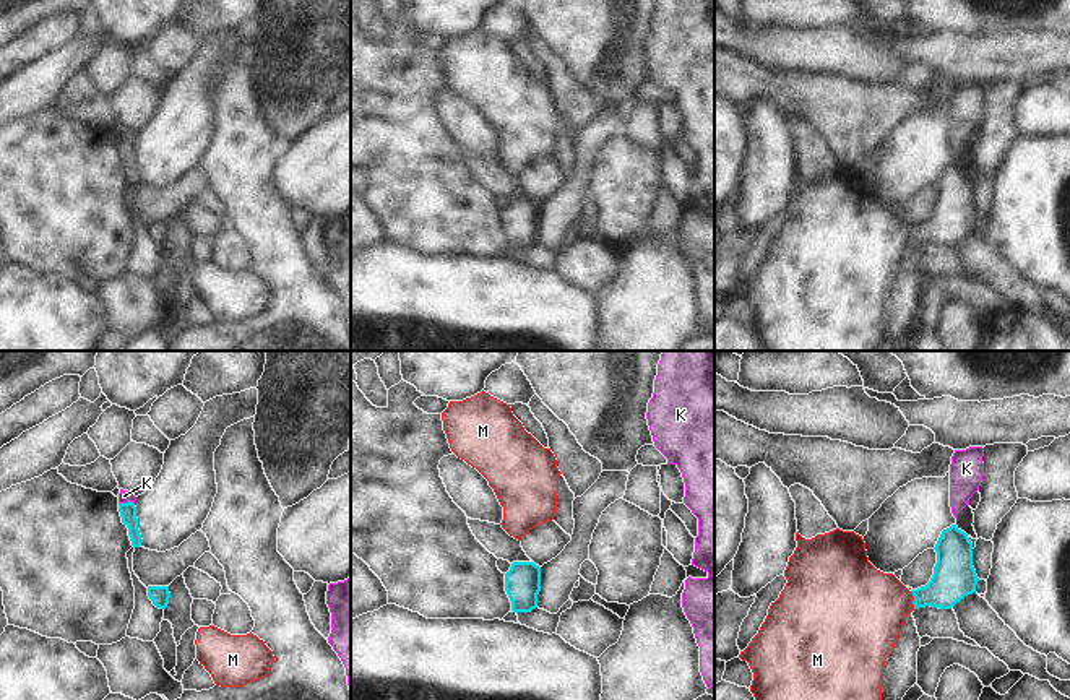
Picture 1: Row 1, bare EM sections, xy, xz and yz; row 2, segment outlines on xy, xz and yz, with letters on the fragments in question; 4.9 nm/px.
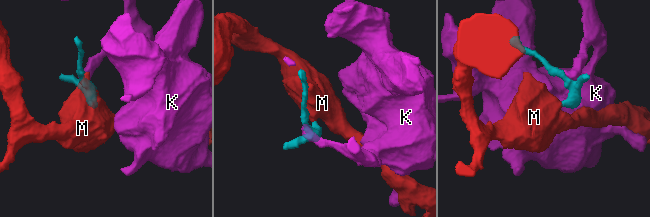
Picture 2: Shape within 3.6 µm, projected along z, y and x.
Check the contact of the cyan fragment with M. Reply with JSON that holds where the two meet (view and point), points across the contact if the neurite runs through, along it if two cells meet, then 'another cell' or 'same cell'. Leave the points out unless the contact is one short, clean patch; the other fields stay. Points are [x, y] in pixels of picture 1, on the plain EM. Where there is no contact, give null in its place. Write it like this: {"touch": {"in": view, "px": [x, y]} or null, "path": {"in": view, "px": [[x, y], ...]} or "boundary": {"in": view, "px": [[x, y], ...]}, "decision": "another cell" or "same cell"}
{"touch": {"in": "yz", "px": [914, 236]}, "path": {"in": "yz", "px": [[953, 213], [937, 229], [914, 236], [866, 246]]}, "decision": "same cell"}

